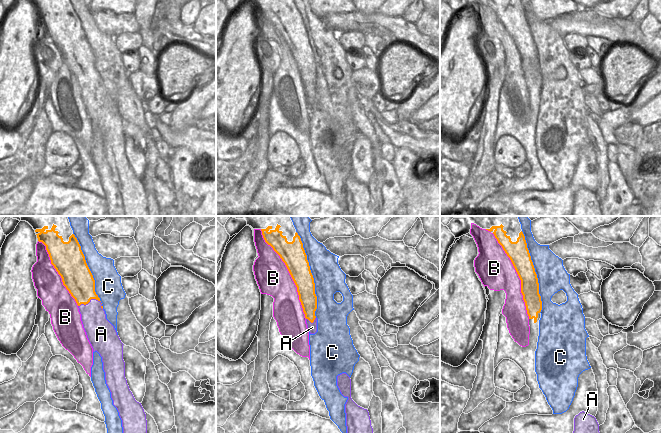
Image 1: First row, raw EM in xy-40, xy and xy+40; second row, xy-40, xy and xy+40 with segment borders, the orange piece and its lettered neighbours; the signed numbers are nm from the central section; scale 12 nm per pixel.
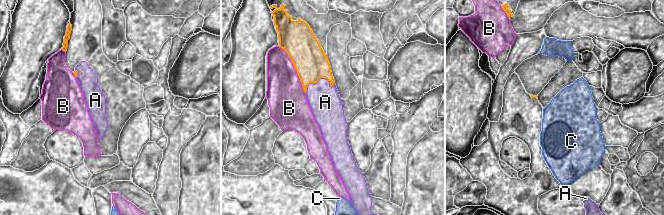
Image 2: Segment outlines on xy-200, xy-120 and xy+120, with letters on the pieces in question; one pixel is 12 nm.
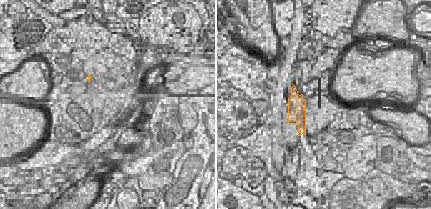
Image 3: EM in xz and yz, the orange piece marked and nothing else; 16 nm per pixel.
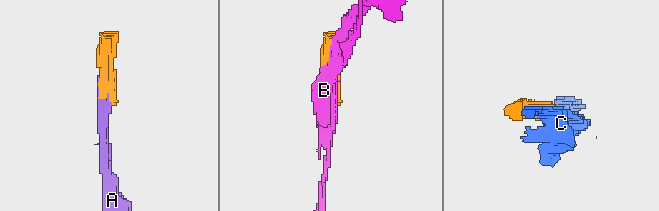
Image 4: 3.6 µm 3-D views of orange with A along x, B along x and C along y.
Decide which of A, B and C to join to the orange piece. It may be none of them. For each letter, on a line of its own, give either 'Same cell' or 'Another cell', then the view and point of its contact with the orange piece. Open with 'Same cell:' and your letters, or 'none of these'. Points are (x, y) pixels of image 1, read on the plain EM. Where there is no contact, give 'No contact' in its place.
Same cell: A
A: Same cell. Touches orange at xy-40 (93, 74)
B: Another cell. Touches orange at xy (290, 50)
C: Another cell. Touches orange at xy (311, 50).

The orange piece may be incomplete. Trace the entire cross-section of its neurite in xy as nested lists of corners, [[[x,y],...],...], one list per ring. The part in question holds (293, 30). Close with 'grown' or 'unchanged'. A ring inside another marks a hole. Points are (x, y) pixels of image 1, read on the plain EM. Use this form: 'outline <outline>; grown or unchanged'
outline [[[247,0],[262,7],[265,18],[285,39],[296,63],[310,110],[317,108],[314,54],[300,12],[293,0]]]; grown

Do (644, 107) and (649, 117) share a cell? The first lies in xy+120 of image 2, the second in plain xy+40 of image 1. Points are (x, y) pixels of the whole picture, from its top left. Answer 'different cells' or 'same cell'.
same cell

